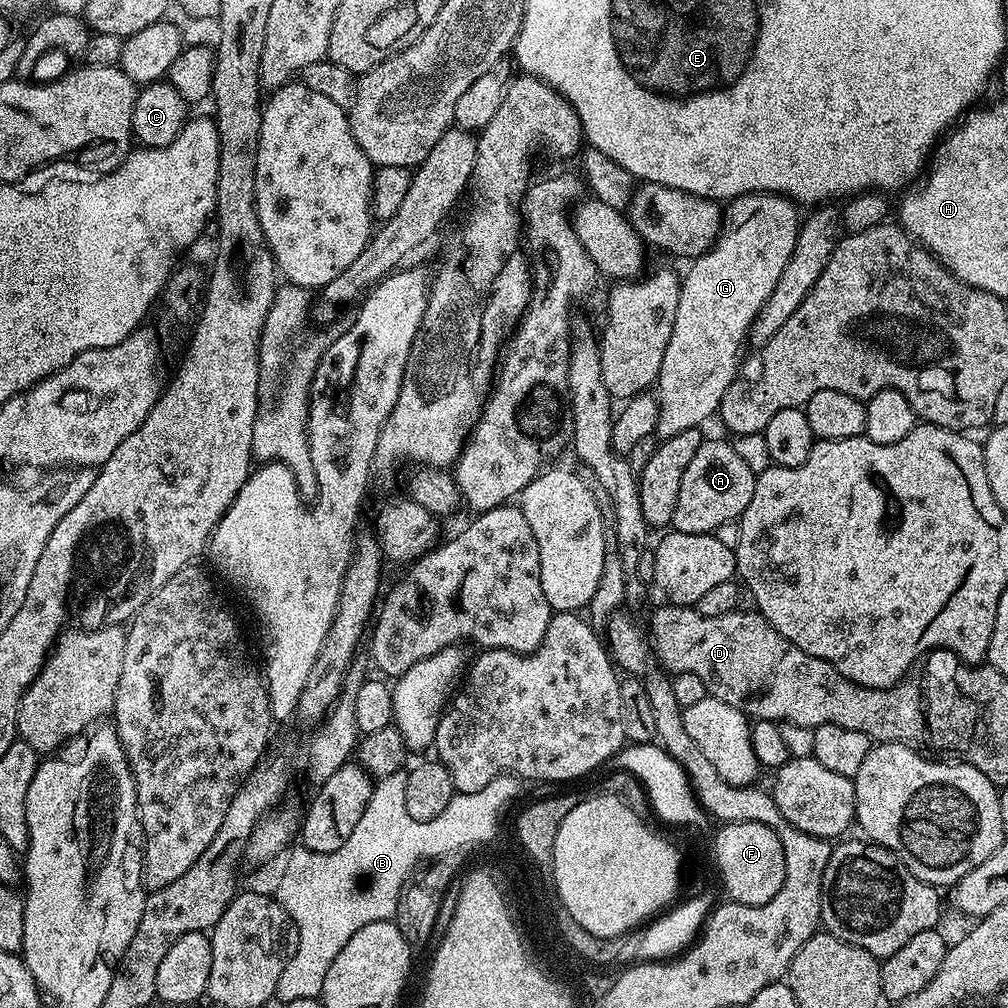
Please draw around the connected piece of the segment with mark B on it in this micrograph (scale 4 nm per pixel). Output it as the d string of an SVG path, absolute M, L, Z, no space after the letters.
M399 771L389 776L381 776L375 781L372 797L362 818L358 818L358 826L354 826L350 838L346 838L346 842L342 842L338 850L311 852L308 848L296 846L297 848L293 847L287 853L288 861L284 864L284 873L280 876L280 885L277 886L276 892L274 891L274 896L290 914L298 930L298 946L290 962L286 962L286 970L282 970L282 975L278 977L275 999L281 1000L281 1005L298 1002L298 998L315 1000L319 997L326 970L330 970L330 962L338 958L338 950L342 950L342 946L346 946L346 942L350 942L350 938L358 930L362 930L362 926L370 926L370 922L382 922L395 917L401 889L412 876L412 867L420 859L423 861L431 853L437 853L444 858L448 856L447 852L456 852L459 848L484 844L487 840L494 839L496 827L500 824L500 815L511 806L512 799L519 794L522 787L521 781L515 776L495 776L475 794L453 795L452 801L446 806L446 810L442 810L442 814L438 814L438 818L418 824L410 823L404 809L404 778L405 773Z

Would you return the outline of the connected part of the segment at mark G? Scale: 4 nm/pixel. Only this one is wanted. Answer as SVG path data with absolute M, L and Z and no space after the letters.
M747 192L734 197L733 200L727 201L726 207L723 209L720 233L716 241L710 246L710 250L706 250L700 256L695 257L689 263L692 265L689 266L688 273L683 273L680 281L678 314L674 314L674 330L670 330L670 342L666 342L666 354L662 354L662 366L655 383L655 387L660 388L660 392L658 391L660 413L658 414L655 430L655 435L660 440L668 440L674 434L682 434L682 430L700 428L711 416L713 419L719 413L722 394L726 394L726 390L732 385L732 381L737 379L736 367L740 364L740 351L746 348L748 331L752 329L756 315L762 310L766 298L770 298L770 294L774 294L774 286L778 286L778 278L782 278L782 270L786 270L786 262L790 262L790 258L794 254L794 246L802 223L801 213L798 214L796 211L798 211L797 205L789 200L787 196L780 196L777 192Z

